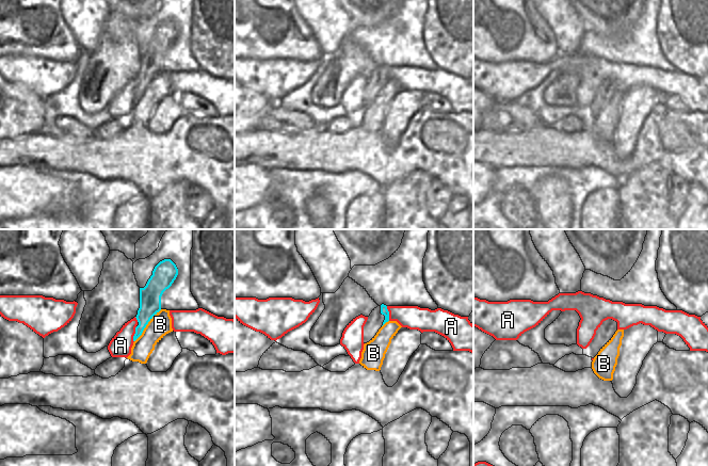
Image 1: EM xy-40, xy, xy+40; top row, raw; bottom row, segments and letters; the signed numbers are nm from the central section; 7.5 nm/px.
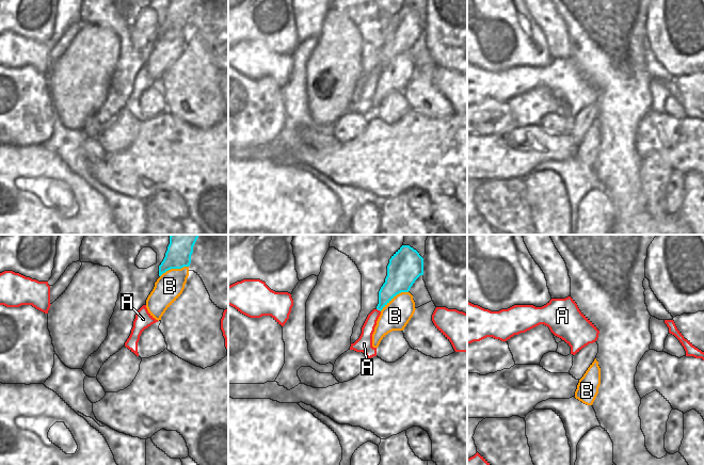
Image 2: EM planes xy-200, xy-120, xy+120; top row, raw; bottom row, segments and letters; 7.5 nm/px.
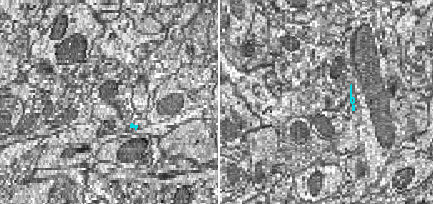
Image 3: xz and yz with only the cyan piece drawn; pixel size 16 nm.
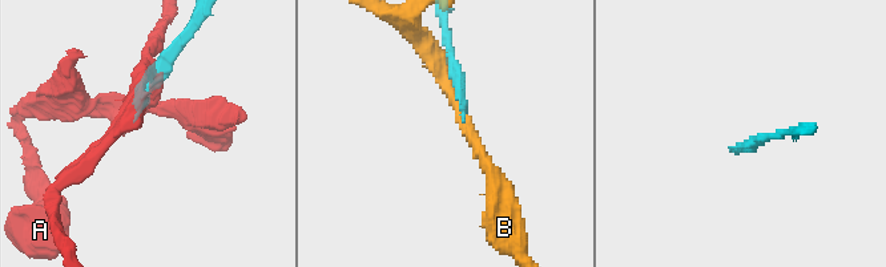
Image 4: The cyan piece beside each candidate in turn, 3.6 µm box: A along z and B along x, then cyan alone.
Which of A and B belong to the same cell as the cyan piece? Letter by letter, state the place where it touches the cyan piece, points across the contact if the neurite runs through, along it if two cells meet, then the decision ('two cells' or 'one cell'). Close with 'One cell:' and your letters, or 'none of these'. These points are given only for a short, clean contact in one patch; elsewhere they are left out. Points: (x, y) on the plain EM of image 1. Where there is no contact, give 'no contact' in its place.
A: contact xy-40 (134, 95); border xy-40 (137, 87), (133, 102); two cells
B: contact xy-40 (146, 85); two cells
One cell: none of these

